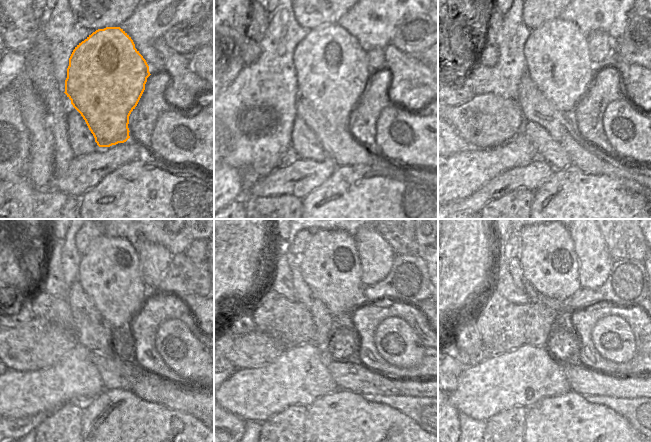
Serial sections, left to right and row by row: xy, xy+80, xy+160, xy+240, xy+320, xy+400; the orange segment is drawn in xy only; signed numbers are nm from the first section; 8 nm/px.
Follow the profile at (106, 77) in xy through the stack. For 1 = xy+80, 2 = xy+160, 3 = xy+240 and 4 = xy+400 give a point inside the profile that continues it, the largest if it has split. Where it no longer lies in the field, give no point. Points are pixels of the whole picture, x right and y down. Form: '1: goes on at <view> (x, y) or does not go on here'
1: goes on at xy+80 (332, 70)
2: goes on at xy+160 (557, 56)
3: goes on at xy+240 (109, 272)
4: goes on at xy+400 (548, 258)

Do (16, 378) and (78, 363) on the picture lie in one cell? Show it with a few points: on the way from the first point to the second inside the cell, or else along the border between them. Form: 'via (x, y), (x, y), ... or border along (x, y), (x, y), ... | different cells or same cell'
via (31, 379), (63, 378) | same cell

